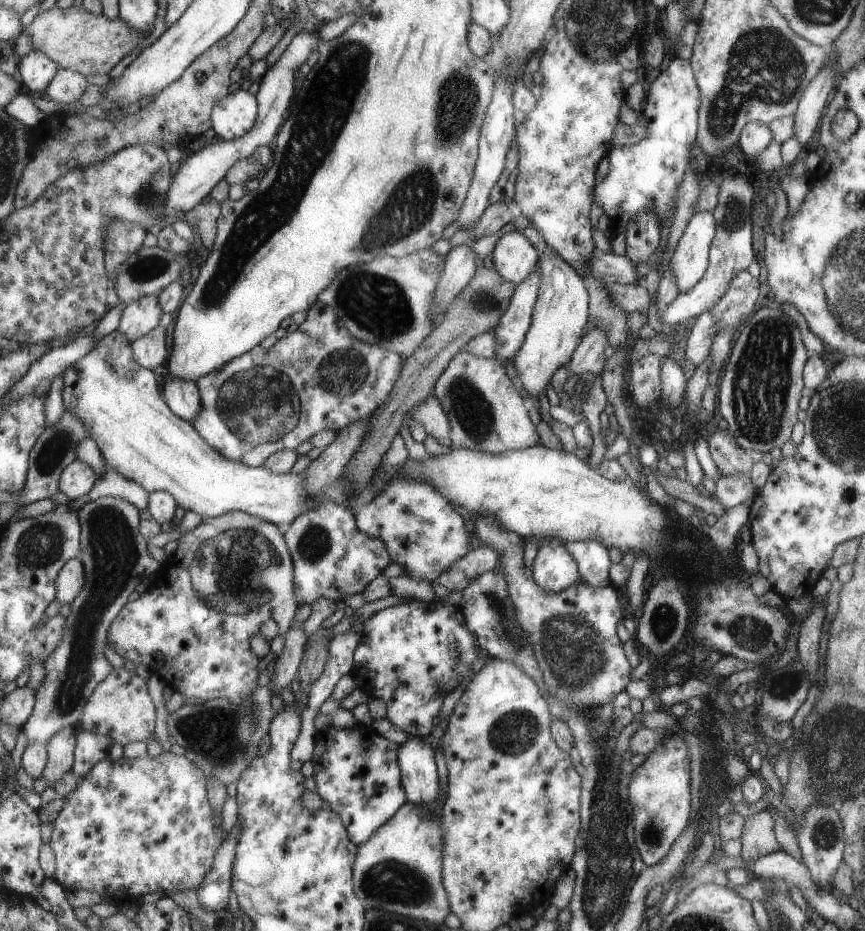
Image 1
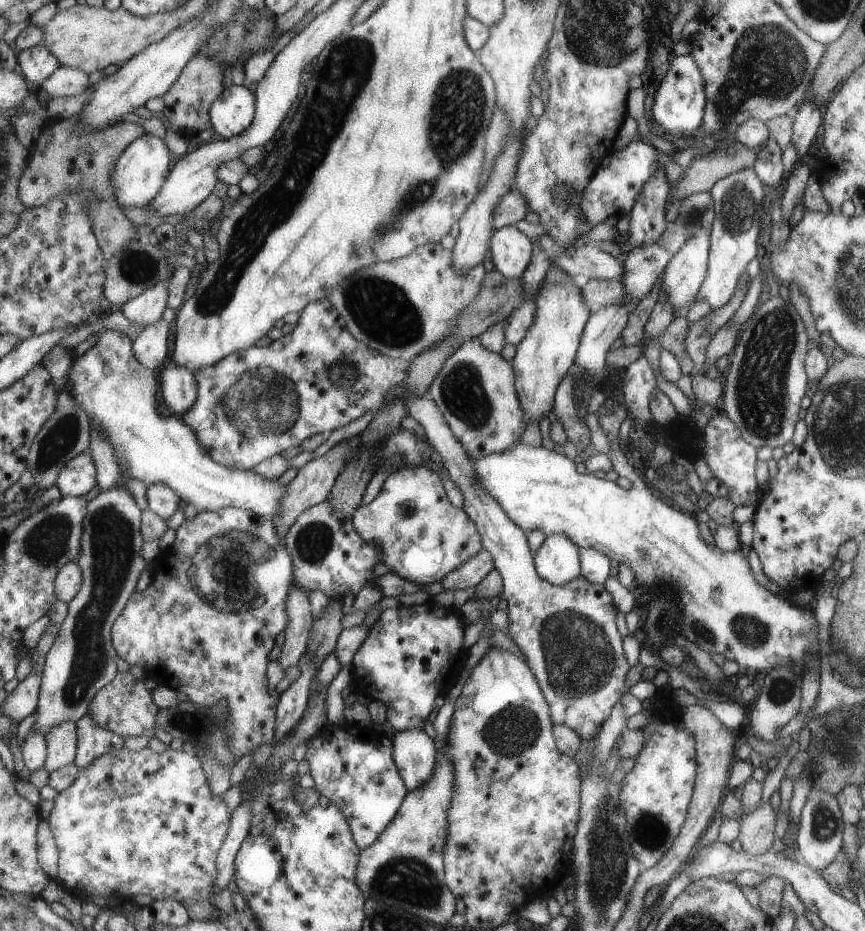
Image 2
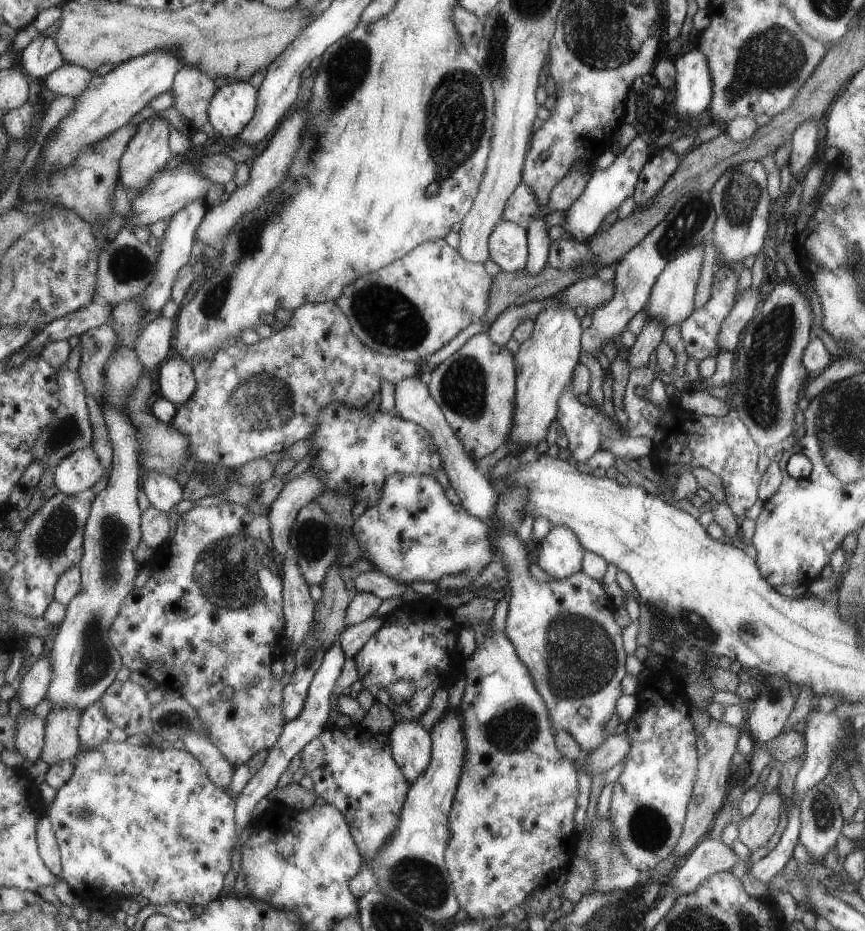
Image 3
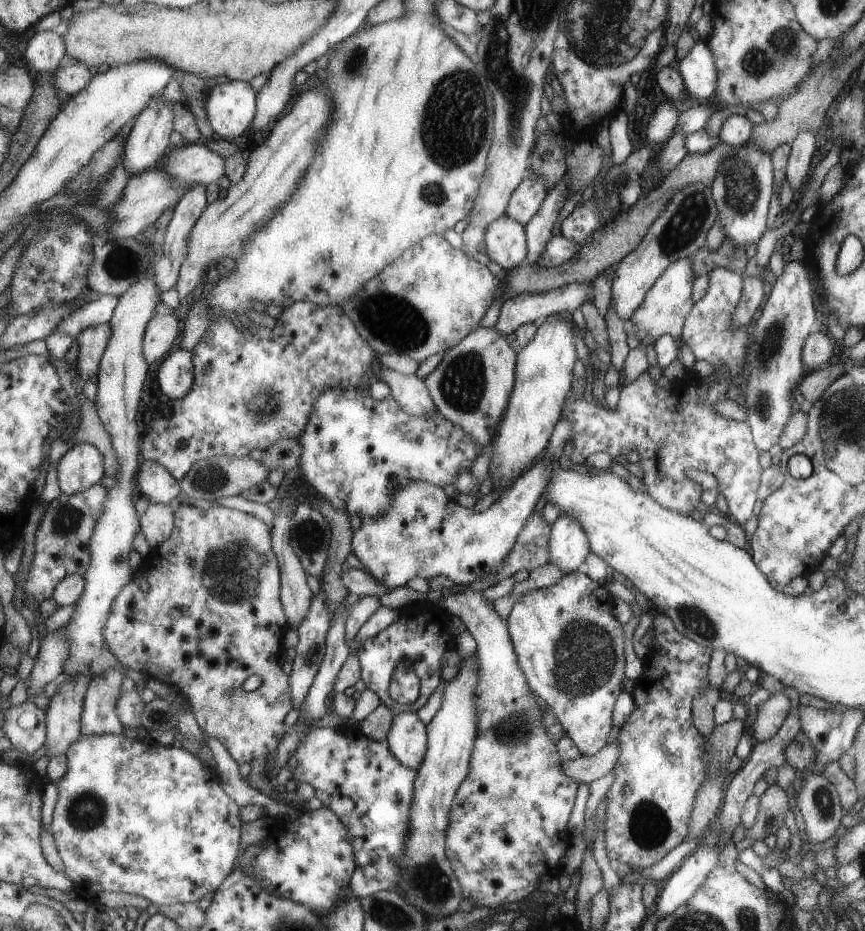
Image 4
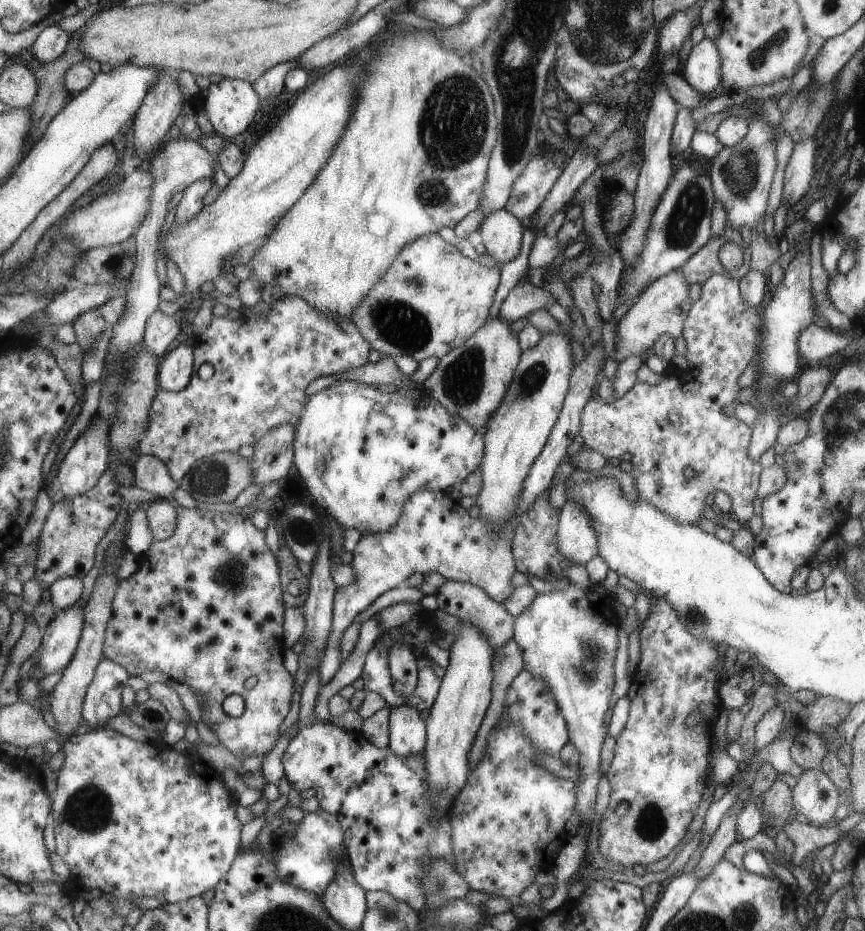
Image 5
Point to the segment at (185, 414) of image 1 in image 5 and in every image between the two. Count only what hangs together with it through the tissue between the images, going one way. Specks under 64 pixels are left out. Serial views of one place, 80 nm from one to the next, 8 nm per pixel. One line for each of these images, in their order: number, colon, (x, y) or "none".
2: (179, 384)
3: (177, 379)
4: (176, 375)
5: (176, 371)

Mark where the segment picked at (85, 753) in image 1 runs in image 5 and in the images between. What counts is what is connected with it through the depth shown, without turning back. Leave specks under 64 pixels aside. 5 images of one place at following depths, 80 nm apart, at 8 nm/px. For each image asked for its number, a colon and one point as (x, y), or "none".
2: (94, 740)
3: (95, 729)
4: (99, 716)
5: (102, 703)

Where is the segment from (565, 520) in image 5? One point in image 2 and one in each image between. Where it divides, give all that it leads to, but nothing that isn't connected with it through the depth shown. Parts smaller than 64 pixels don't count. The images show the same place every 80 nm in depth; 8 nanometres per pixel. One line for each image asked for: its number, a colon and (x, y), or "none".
2: (558, 560)
3: (561, 555)
4: (569, 546)

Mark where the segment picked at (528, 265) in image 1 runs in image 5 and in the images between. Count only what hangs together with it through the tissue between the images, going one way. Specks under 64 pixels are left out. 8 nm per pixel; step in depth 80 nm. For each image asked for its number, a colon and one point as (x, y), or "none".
2: (511, 251)
3: (509, 249)
4: (507, 245)
5: (502, 233)

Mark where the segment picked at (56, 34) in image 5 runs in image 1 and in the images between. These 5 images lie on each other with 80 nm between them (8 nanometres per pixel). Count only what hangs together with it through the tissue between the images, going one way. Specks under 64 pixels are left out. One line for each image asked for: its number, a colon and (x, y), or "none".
1: (37, 70)
2: (38, 63)
3: (42, 57)
4: (46, 52)

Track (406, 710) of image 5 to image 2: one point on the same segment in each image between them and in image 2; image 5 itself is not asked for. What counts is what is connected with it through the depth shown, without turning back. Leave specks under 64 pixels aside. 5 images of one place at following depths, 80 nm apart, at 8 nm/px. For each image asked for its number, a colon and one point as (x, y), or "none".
2: (414, 750)
3: (412, 745)
4: (409, 741)

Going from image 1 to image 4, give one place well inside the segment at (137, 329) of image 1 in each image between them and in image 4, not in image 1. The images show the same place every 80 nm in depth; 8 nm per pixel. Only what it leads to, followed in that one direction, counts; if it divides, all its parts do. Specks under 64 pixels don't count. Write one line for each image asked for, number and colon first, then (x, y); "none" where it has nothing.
2: (147, 308)
3: (176, 249)
4: (190, 208)

